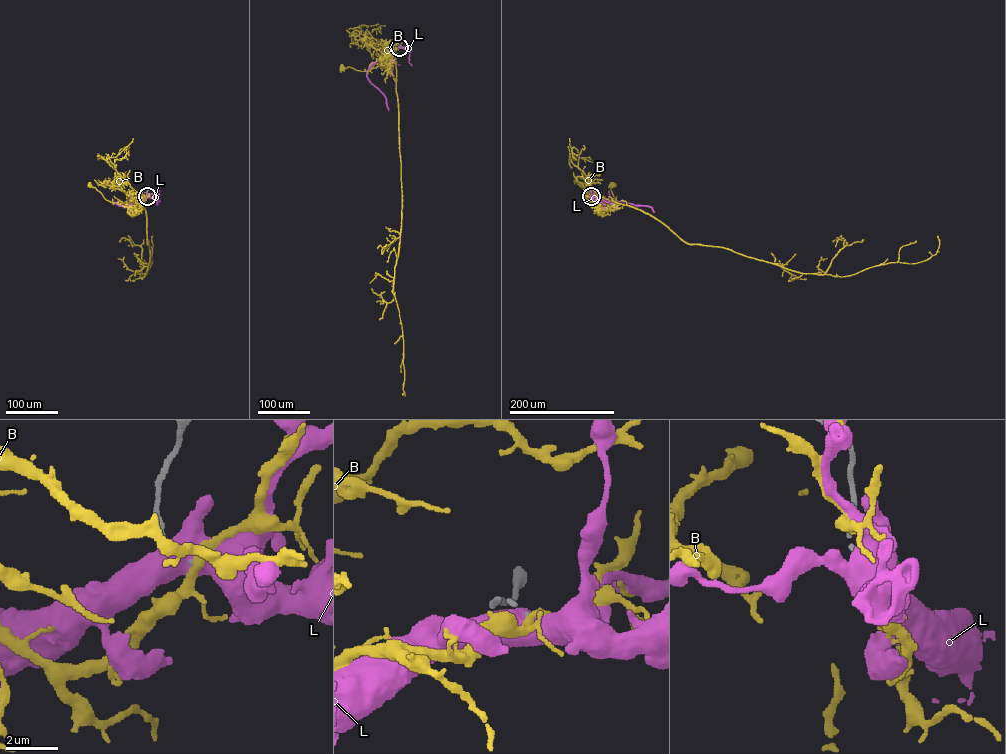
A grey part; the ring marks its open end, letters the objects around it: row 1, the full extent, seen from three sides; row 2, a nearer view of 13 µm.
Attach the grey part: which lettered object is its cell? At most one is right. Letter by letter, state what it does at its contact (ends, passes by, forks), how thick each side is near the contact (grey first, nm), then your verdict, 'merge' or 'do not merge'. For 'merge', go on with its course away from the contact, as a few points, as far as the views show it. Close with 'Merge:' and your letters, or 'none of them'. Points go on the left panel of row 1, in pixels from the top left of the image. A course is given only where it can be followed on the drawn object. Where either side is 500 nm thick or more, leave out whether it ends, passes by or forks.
B: it passes by | 140/320 nm | do not merge
L: 140/750 nm | do not merge
Merge: none of them

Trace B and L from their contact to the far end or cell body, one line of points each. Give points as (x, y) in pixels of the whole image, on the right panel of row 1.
B: (591, 196), (608, 204), (615, 203), (612, 185)
L: (591, 196), (603, 205)

